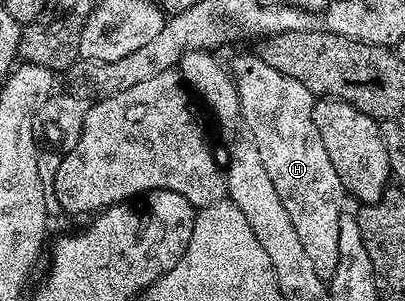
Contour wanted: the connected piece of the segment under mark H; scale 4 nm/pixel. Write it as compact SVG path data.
M258 56L237 59L235 70L233 66L233 77L239 93L242 121L245 126L247 122L251 129L249 134L261 152L261 164L265 164L265 172L269 172L269 180L273 180L273 188L277 188L277 196L281 196L281 204L285 204L289 220L293 220L293 229L301 239L309 260L313 260L313 268L317 268L317 276L329 280L337 268L337 236L341 233L339 221L345 210L345 191L329 160L329 152L325 152L321 132L311 115L317 101L316 95L311 94L305 84L297 84L297 80L277 72L277 68L269 68L269 64L265 64Z

